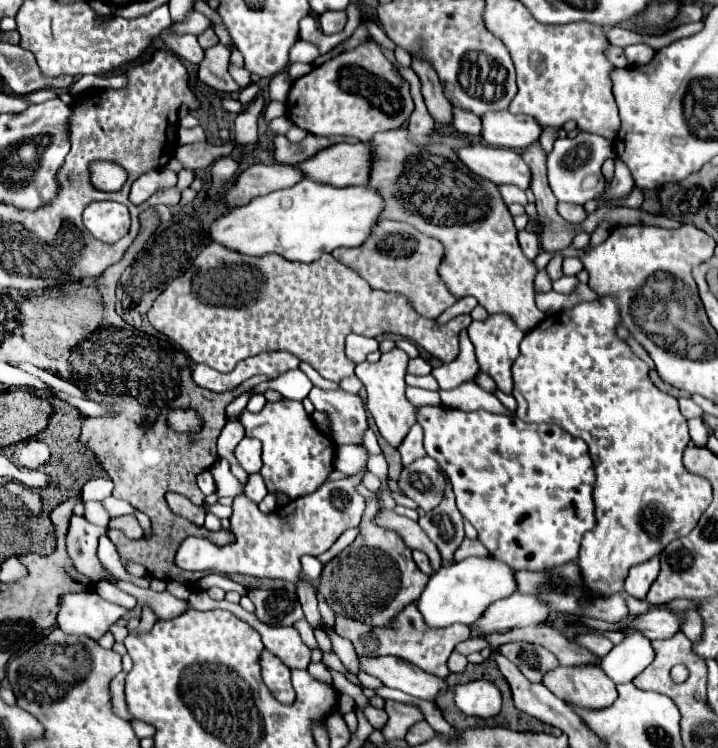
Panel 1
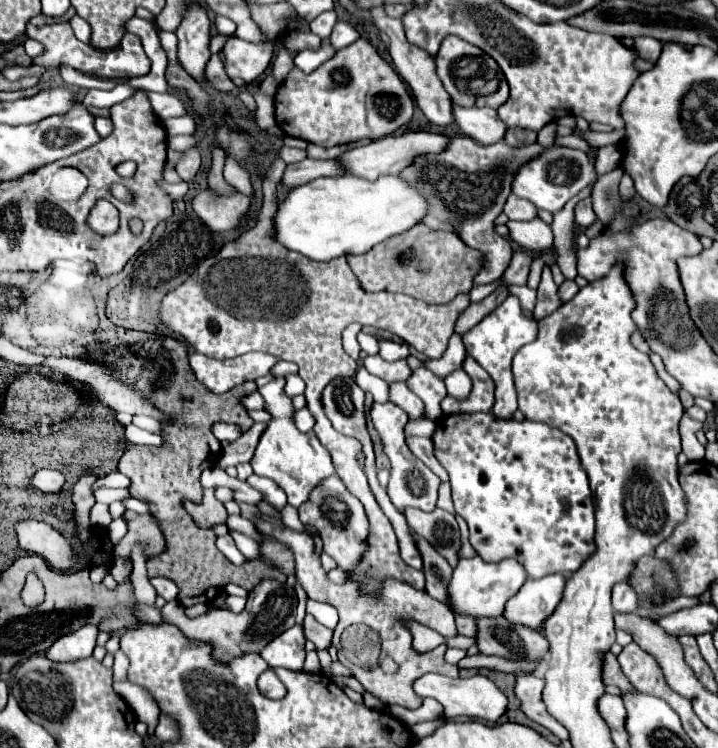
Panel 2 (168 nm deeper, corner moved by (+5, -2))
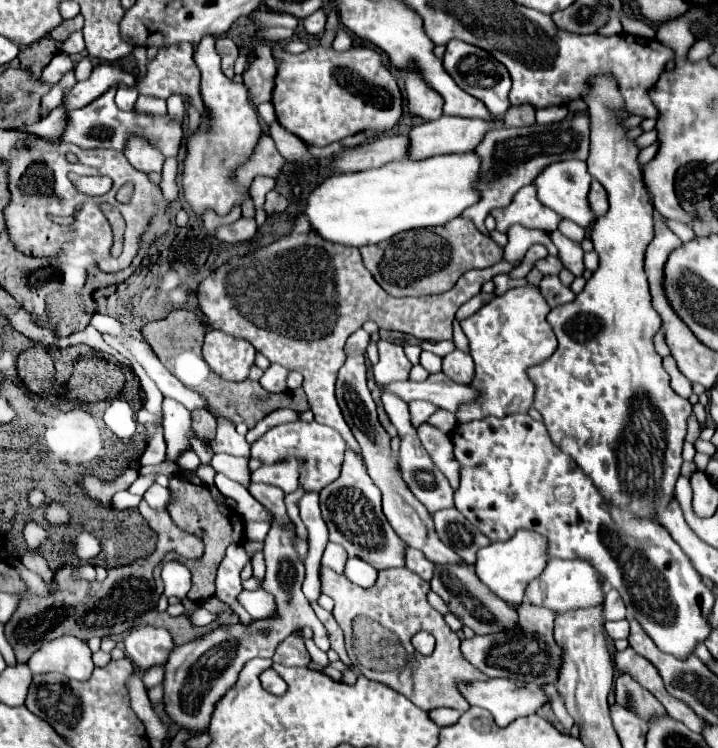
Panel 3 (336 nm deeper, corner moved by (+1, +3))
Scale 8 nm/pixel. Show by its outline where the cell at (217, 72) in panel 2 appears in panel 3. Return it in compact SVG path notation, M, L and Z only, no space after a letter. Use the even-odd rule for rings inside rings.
M220 36L216 38L216 50L222 58L222 72L228 78L234 78L234 62L238 58L238 46L234 40L230 40L228 36Z

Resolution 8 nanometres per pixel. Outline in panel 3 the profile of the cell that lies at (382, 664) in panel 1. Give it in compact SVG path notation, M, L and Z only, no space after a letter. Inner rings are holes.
M506 678L472 682L470 686L460 684L460 690L472 706L492 712L498 726L508 726L510 720L536 714L538 708L550 702L542 688L520 688Z

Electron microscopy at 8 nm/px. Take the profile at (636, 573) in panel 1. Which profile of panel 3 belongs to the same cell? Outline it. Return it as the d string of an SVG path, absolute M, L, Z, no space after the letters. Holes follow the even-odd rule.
M608 590L604 600L604 620L622 620L624 614L626 614L626 608L622 598L618 596L618 592Z

